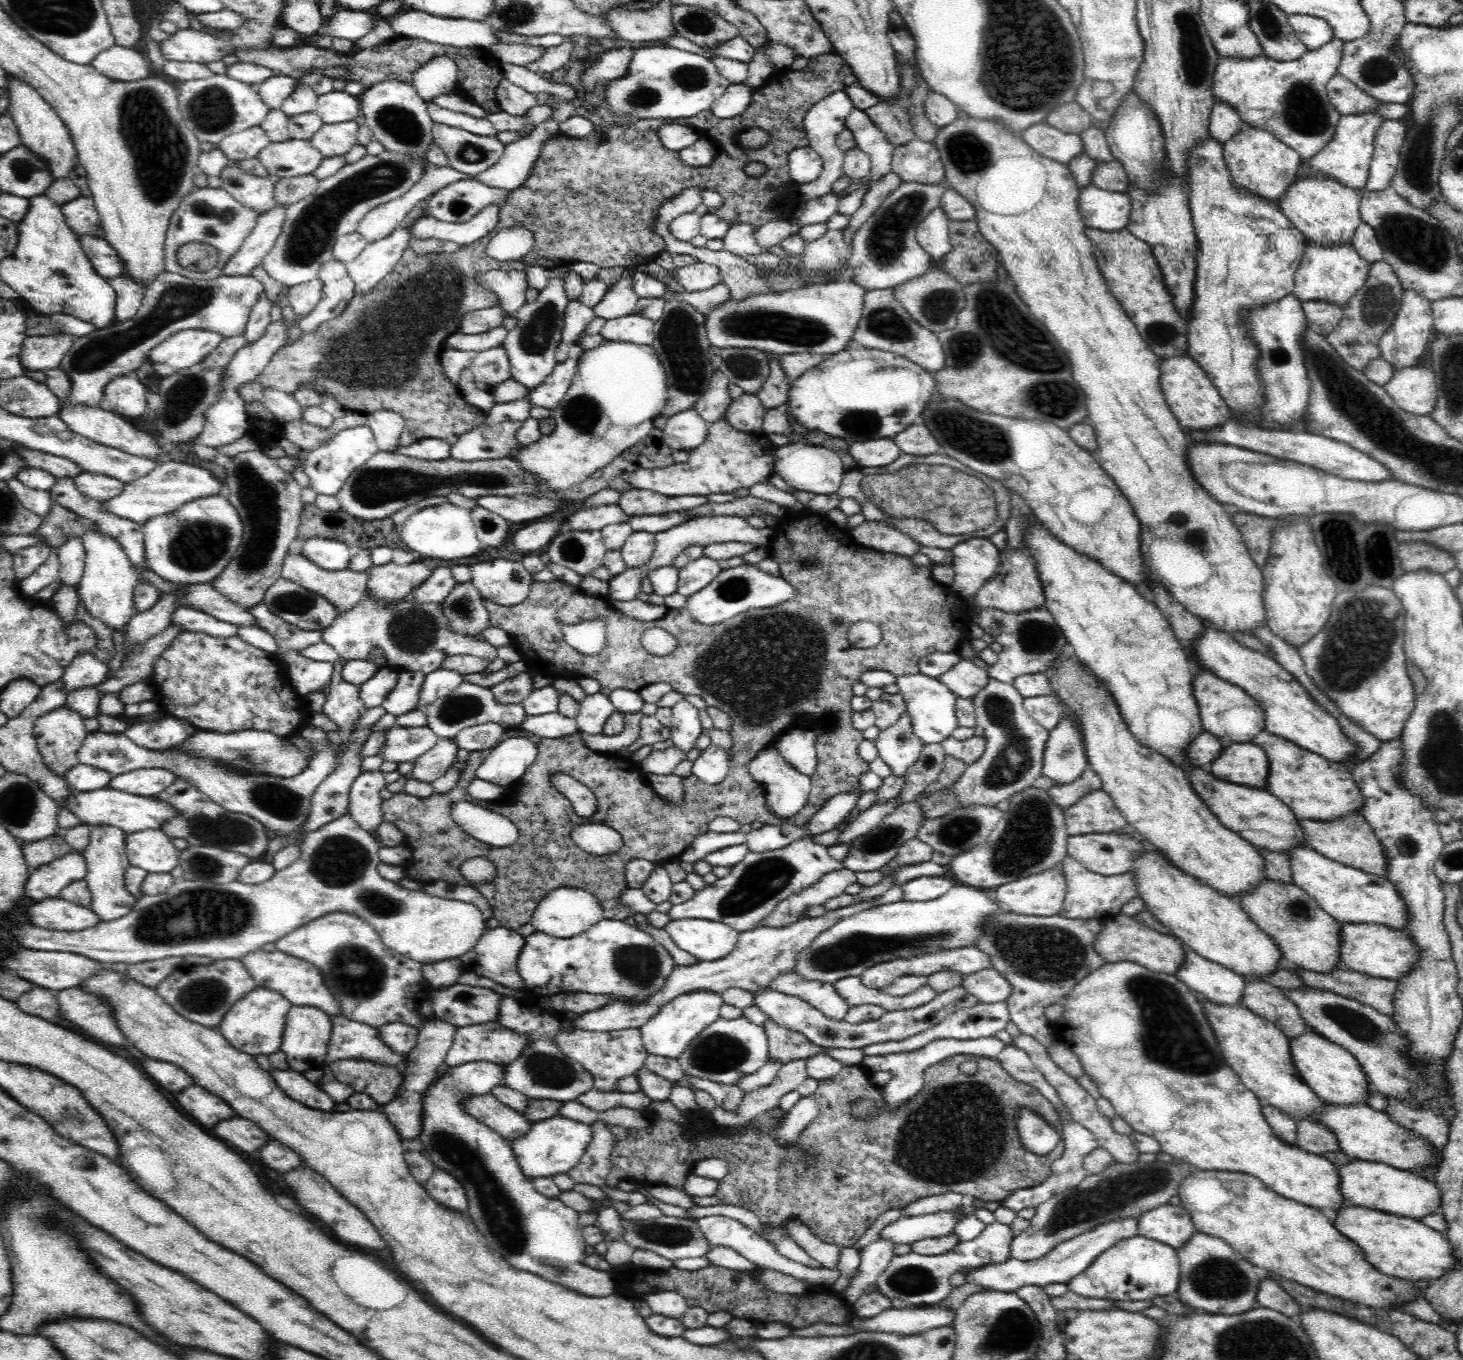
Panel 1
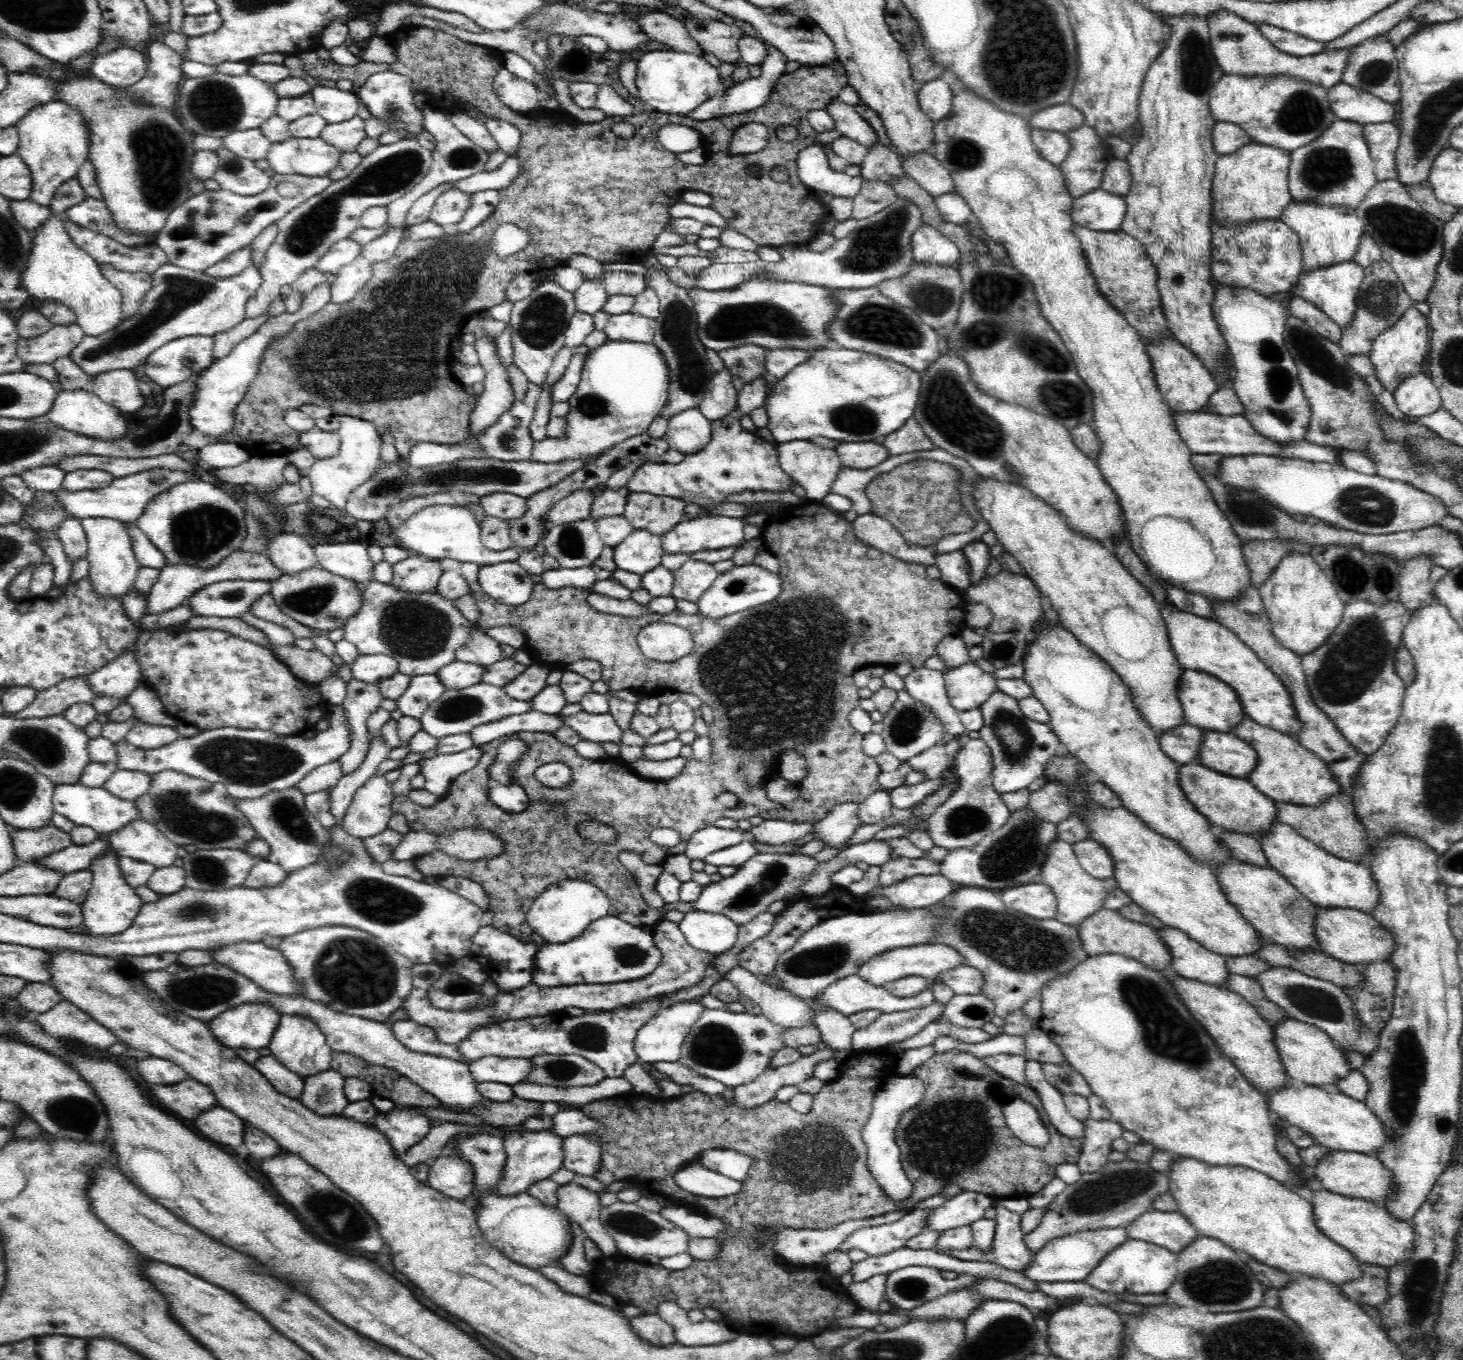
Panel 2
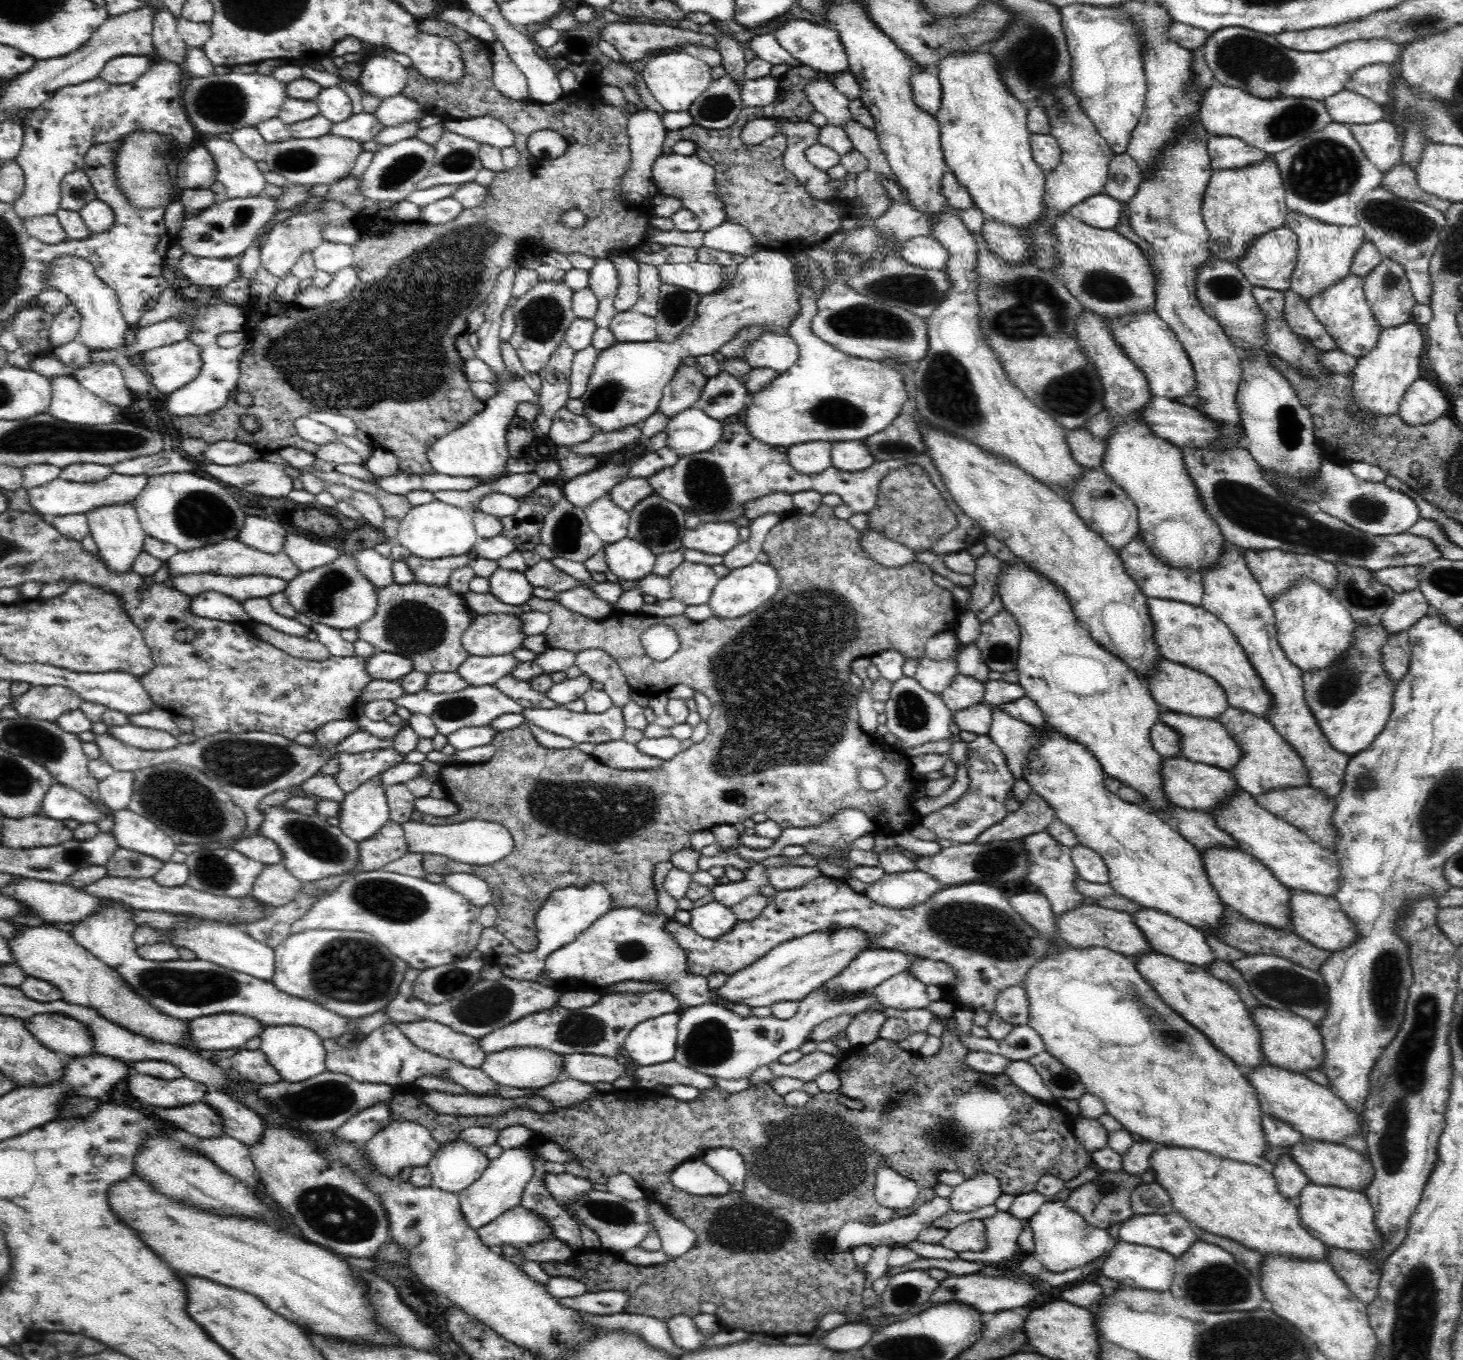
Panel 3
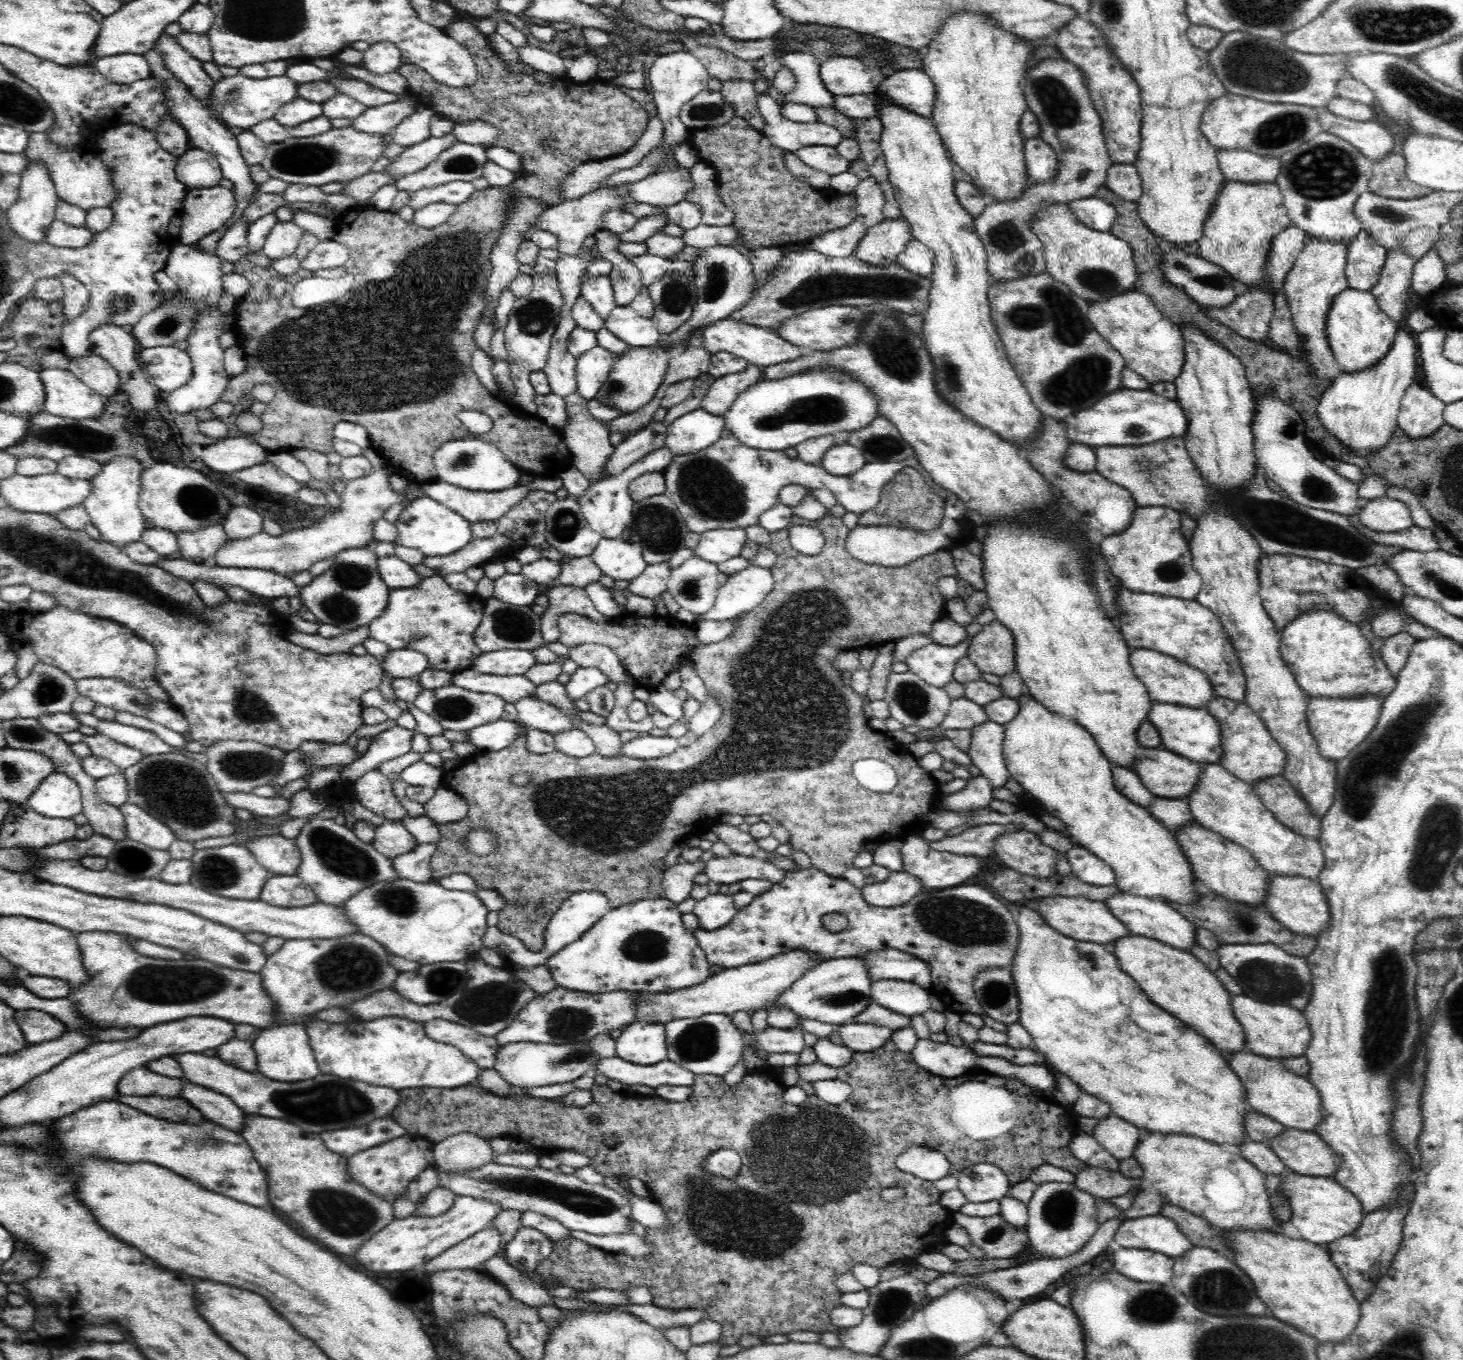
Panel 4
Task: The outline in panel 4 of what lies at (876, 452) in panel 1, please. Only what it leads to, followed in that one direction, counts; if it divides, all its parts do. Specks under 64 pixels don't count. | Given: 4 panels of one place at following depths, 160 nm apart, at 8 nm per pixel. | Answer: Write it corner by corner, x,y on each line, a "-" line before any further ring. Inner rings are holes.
852,443
830,447
823,456
821,467
833,476
849,476
866,464
863,452

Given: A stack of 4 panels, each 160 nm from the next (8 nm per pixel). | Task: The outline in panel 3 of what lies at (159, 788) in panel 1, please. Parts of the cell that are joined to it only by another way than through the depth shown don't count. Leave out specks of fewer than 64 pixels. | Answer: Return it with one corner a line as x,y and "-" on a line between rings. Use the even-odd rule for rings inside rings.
114,771
98,785
100,801
114,813
127,808
133,795
135,776
132,771

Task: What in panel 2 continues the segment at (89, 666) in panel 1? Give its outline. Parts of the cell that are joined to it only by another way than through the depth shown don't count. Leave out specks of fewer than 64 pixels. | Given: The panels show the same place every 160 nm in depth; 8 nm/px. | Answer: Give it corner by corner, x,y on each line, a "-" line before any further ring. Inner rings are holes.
80,674
68,678
43,691
37,691
34,702
20,712
13,714
20,719
54,716
76,702
90,702
95,699
95,692
89,688
87,675

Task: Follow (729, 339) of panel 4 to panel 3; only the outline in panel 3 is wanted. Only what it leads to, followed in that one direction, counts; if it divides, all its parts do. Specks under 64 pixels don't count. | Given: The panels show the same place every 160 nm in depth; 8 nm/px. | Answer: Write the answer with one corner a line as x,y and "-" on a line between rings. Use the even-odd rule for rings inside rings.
763,332
746,350
746,363
751,369
770,369
778,375
787,372
799,358
797,343
788,336

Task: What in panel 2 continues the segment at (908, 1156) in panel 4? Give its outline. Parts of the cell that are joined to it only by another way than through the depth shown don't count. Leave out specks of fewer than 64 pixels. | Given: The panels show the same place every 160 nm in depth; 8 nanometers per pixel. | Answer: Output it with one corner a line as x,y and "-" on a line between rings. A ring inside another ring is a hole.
962,1190
961,1193
946,1201
942,1206
929,1210
926,1214
926,1226
922,1230
930,1229
934,1232
946,1232
972,1224
984,1216
986,1208
996,1198
982,1193

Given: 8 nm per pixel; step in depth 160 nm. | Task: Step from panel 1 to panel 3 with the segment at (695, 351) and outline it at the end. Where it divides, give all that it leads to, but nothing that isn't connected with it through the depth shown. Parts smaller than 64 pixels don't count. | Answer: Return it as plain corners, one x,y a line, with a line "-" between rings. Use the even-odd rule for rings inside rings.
662,283
655,318
657,340
664,344
678,341
684,329
696,318
698,300
700,295
696,292
-
695,353
683,357
672,381
664,388
659,412
671,417
696,407
708,380
698,369

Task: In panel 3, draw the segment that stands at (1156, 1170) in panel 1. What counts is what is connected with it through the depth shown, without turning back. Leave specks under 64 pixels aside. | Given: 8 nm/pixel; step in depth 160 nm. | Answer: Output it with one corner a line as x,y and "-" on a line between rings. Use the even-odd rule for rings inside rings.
1123,1168
1120,1170
1099,1170
1099,1173
1080,1184
1073,1190
1070,1190
1068,1197
1064,1201
1064,1205
1070,1211
1078,1212
1078,1215
1086,1221
1086,1223
1101,1229
1109,1229
1113,1224
1120,1223
1134,1216
1131,1205
1131,1194
1142,1183
1143,1174
1128,1174

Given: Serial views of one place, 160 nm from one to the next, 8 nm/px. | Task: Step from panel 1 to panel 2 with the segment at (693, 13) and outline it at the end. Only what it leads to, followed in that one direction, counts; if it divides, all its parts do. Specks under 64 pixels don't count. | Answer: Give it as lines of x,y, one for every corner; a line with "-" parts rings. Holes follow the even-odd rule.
687,14
682,24
705,52
716,55
721,62
740,61
736,44
743,34
738,27
720,20
705,18
703,15
692,14

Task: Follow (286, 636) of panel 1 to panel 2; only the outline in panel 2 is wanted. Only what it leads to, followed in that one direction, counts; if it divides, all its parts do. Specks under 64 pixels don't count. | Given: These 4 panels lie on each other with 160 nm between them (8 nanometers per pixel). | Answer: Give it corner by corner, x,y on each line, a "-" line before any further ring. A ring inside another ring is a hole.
262,594
260,598
256,598
250,606
248,606
248,613
259,618
259,620
264,620
264,622
270,622
270,624
276,624
285,630
290,631
295,639
314,639
324,636
330,639
333,643
337,640
342,639
342,629
336,628
333,630
323,630
316,631
305,627
304,625
296,622
294,619
290,618
288,615
284,614
274,604
274,599
271,594

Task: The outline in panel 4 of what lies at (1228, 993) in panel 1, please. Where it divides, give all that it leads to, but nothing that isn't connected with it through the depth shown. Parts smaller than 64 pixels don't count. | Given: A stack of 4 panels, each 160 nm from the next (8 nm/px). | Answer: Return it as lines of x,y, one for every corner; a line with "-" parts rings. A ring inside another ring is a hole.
1122,893
1108,898
1108,902
1105,904
1108,905
1114,916
1124,923
1132,935
1148,937
1189,953
1198,945
1193,924
1168,903

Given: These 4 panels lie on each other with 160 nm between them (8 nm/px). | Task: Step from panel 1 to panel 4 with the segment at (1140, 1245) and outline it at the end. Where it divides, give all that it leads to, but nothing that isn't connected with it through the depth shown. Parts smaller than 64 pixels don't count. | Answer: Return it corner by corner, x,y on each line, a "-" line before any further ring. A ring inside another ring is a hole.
1120,1247
1110,1257
1113,1272
1137,1283
1167,1285
1173,1277
1174,1261
1161,1252

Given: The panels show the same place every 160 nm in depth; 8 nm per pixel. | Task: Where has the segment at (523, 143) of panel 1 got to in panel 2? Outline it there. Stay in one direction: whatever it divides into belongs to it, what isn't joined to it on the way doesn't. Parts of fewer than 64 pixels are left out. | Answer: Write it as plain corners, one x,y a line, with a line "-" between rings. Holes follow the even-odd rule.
517,153
507,156
504,162
494,170
482,170
472,176
461,178
454,182
453,188
459,188
462,192
477,193
480,191
499,191
511,185
520,174
521,163

